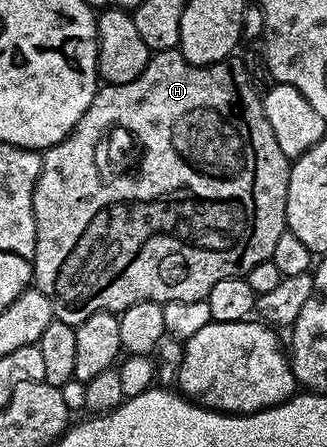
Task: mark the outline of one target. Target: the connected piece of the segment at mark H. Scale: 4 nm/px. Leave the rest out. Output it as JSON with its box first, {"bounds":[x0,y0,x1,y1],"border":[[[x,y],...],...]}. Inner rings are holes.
{"bounds":[32,48,292,327],"border":[[[175,48],[175,49],[173,49],[173,50],[156,50],[156,51],[153,51],[153,53],[151,53],[151,56],[150,56],[150,59],[149,59],[149,60],[148,60],[148,64],[147,64],[147,65],[146,65],[146,67],[145,67],[145,68],[144,68],[144,72],[140,72],[140,76],[136,76],[136,80],[128,80],[128,84],[116,84],[116,85],[115,85],[115,86],[111,86],[111,85],[109,85],[109,84],[106,84],[106,85],[103,85],[103,86],[102,86],[102,87],[101,87],[101,89],[99,89],[99,91],[98,91],[98,93],[97,93],[97,94],[95,94],[95,96],[94,96],[94,105],[92,105],[92,106],[90,106],[90,107],[88,107],[88,109],[86,109],[86,111],[85,111],[85,112],[84,112],[84,116],[83,116],[83,117],[82,117],[82,118],[81,118],[81,120],[79,120],[79,122],[78,122],[78,124],[77,124],[77,126],[76,126],[76,127],[75,127],[75,129],[74,129],[74,130],[73,130],[73,131],[71,131],[71,132],[70,132],[70,133],[69,133],[69,134],[68,134],[68,135],[67,135],[67,137],[66,137],[66,138],[65,138],[65,140],[64,140],[64,141],[60,141],[60,142],[58,142],[58,143],[57,143],[57,144],[56,144],[56,145],[54,145],[54,146],[52,146],[52,147],[50,147],[50,149],[49,149],[49,150],[47,150],[47,151],[45,151],[45,153],[43,153],[43,154],[42,154],[42,167],[41,167],[41,168],[40,168],[40,176],[39,176],[39,177],[38,177],[38,179],[37,179],[37,180],[36,180],[36,188],[35,188],[35,189],[34,189],[34,195],[33,195],[33,196],[32,196],[32,212],[33,212],[33,213],[34,213],[34,219],[35,219],[35,220],[36,220],[36,256],[35,256],[35,257],[34,257],[34,276],[33,276],[33,279],[32,279],[32,282],[33,282],[33,285],[34,285],[34,286],[35,286],[35,287],[36,287],[36,288],[37,288],[37,290],[39,290],[39,291],[40,291],[40,292],[44,292],[44,296],[46,296],[46,297],[47,297],[47,298],[48,298],[48,304],[52,304],[52,312],[53,312],[53,313],[54,313],[54,316],[55,316],[55,319],[57,319],[57,321],[60,321],[60,322],[63,322],[63,323],[64,323],[64,324],[68,324],[68,325],[69,325],[69,326],[72,326],[72,327],[76,327],[76,326],[78,326],[78,325],[79,325],[79,324],[80,324],[80,323],[81,323],[81,322],[83,322],[83,321],[84,321],[84,320],[88,320],[88,316],[96,316],[96,312],[104,312],[104,311],[105,311],[105,310],[106,310],[106,311],[108,311],[108,312],[109,312],[109,314],[118,314],[118,313],[119,313],[119,312],[121,312],[121,311],[123,311],[123,310],[126,310],[126,309],[127,309],[127,308],[128,308],[128,307],[130,307],[130,306],[131,306],[131,305],[132,305],[132,304],[136,304],[136,303],[137,303],[137,302],[160,302],[160,303],[164,303],[164,302],[175,302],[175,301],[176,301],[176,300],[204,300],[204,299],[206,299],[206,297],[207,297],[207,296],[208,296],[208,292],[212,292],[212,284],[217,284],[217,282],[219,282],[219,280],[228,280],[228,276],[236,276],[236,277],[237,277],[237,278],[245,278],[245,276],[246,276],[246,274],[247,274],[247,273],[248,273],[248,272],[252,272],[252,268],[256,268],[256,264],[260,264],[260,263],[261,263],[261,262],[269,262],[269,261],[270,261],[270,257],[271,257],[271,256],[272,256],[272,248],[276,248],[276,240],[280,240],[280,236],[281,236],[281,235],[282,235],[282,234],[283,234],[283,233],[284,233],[284,232],[285,232],[285,230],[286,230],[286,229],[287,229],[287,228],[286,228],[286,197],[287,197],[287,196],[288,196],[288,180],[289,180],[289,179],[290,179],[290,167],[291,167],[291,165],[292,165],[292,162],[291,162],[291,159],[288,159],[288,158],[286,158],[286,157],[285,157],[285,156],[284,156],[284,152],[280,152],[280,144],[276,144],[276,136],[275,136],[275,134],[274,134],[274,133],[272,133],[272,124],[268,124],[268,116],[264,116],[264,108],[263,108],[263,107],[262,107],[262,100],[261,100],[261,97],[260,97],[260,94],[259,94],[259,91],[257,91],[257,92],[256,92],[256,91],[254,91],[254,90],[257,90],[257,89],[256,89],[256,86],[255,86],[255,83],[253,83],[253,82],[251,82],[251,81],[250,81],[250,77],[249,77],[249,76],[248,76],[248,72],[247,72],[247,71],[246,71],[246,67],[245,67],[245,65],[243,65],[243,63],[242,63],[242,62],[241,62],[241,61],[238,61],[238,62],[234,62],[234,61],[235,61],[235,60],[227,60],[227,61],[225,61],[225,62],[217,62],[217,63],[216,63],[216,64],[208,64],[208,65],[207,65],[207,66],[197,66],[197,65],[196,65],[196,64],[192,64],[192,63],[191,63],[191,62],[189,62],[189,60],[188,60],[188,59],[187,59],[187,58],[185,58],[185,57],[184,57],[184,56],[183,56],[183,54],[182,54],[182,51],[181,51],[181,50],[179,50],[179,49],[177,49],[177,48]],[[102,128],[118,128],[118,136],[120,136],[120,140],[118,140],[118,142],[112,142],[112,144],[114,144],[114,162],[116,162],[116,160],[118,160],[118,192],[88,192],[88,188],[90,188],[90,190],[92,190],[92,184],[90,184],[90,180],[92,180],[92,178],[94,178],[94,180],[96,180],[96,176],[98,176],[98,172],[96,172],[96,166],[92,166],[92,164],[90,164],[90,150],[92,150],[92,142],[90,142],[90,140],[88,140],[88,138],[86,138],[86,136],[88,136],[88,134],[92,134],[92,130],[94,130],[94,142],[96,142],[96,140],[100,140],[100,138],[98,138],[98,136],[102,136]]]}

